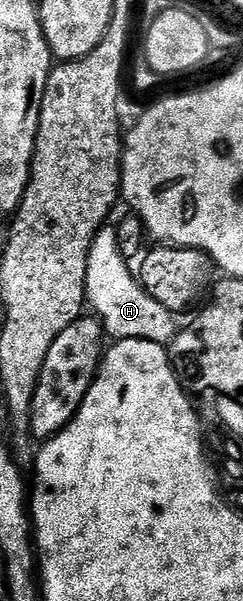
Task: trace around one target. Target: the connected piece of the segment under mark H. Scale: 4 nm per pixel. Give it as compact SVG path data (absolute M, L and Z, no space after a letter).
M126 266L88 267L86 300L91 311L98 317L100 327L113 341L149 340L155 344L167 345L178 331L177 317L166 306L162 306L161 302L156 302Z

